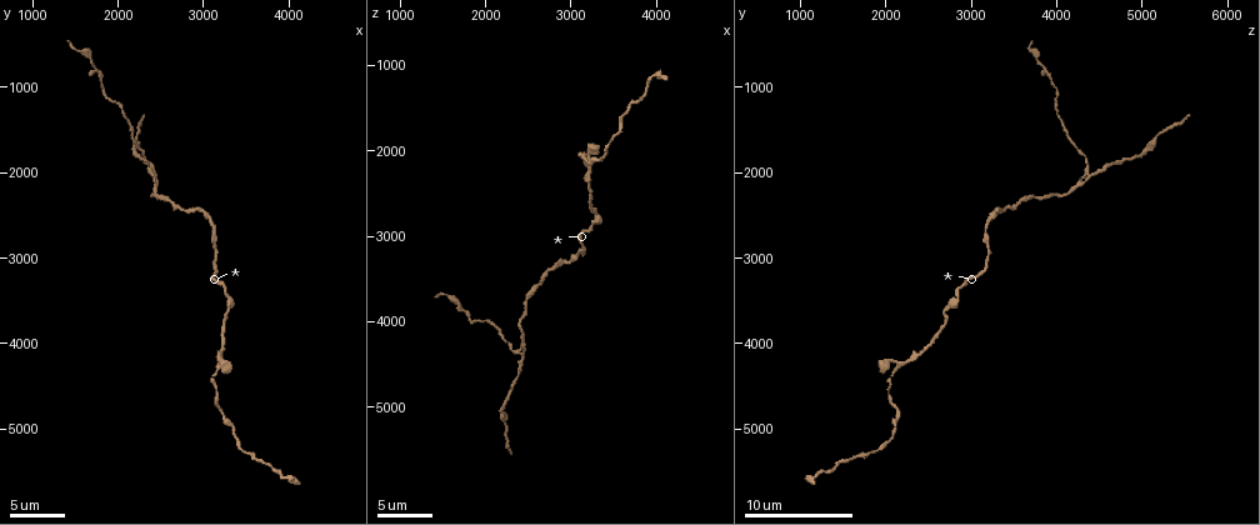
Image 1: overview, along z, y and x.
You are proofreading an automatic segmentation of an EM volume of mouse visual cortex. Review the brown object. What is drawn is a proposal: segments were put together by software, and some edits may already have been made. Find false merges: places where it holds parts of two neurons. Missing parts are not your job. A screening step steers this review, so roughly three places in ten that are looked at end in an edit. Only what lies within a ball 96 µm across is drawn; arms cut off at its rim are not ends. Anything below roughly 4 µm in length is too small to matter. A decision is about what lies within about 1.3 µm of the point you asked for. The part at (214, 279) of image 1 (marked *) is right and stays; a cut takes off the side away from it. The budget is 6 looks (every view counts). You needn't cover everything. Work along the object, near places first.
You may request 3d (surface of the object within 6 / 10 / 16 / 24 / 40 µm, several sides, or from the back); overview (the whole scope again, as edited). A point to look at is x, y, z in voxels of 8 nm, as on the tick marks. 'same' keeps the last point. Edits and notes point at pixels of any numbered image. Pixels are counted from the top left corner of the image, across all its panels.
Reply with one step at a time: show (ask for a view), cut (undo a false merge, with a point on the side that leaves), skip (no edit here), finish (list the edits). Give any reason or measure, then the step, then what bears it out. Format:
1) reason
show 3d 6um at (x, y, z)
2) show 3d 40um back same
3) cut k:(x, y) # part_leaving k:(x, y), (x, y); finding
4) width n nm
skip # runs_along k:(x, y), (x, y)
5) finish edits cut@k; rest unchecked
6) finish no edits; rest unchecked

calibre changes
show 3d 6um at (3150, 4300, 2100)

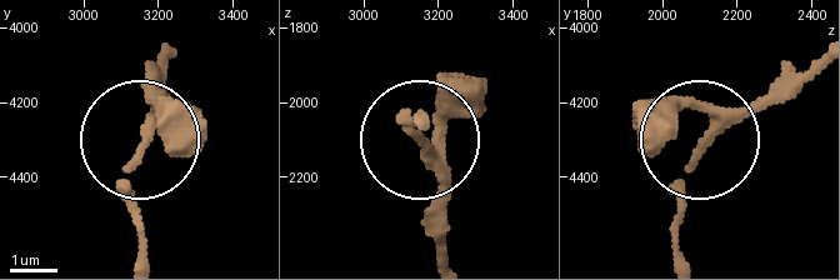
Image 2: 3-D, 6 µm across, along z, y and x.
arms 3
skip # runs_along 2:(809, 70), (714, 130), (678, 190), (678, 249); one neuron here

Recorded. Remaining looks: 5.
calibre changes
show 3d 6um at (2900, 2450, 3300)

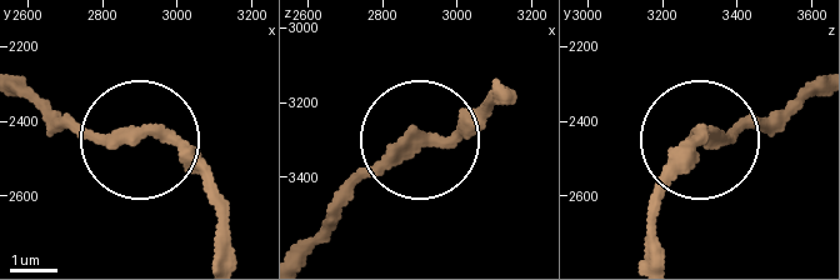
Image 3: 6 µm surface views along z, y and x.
show 3d 6um back at (2900, 2430, 3300)

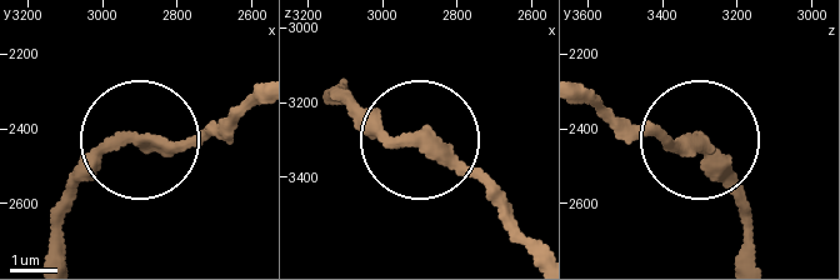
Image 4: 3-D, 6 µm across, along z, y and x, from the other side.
skip # runs_along 4:(54, 254), (103, 159), (150, 135), (230, 135); one neuron here

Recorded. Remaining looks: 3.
three arms meet
show 3d 10um at (2450, 2000, 4400)

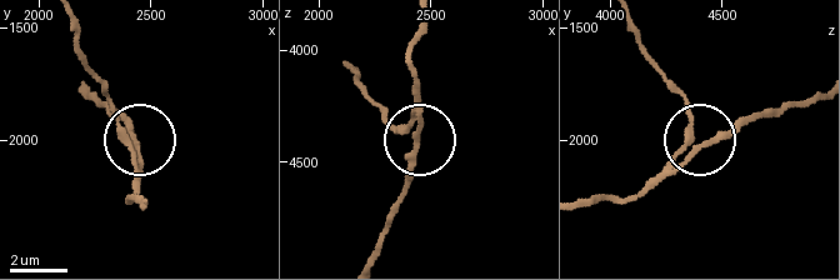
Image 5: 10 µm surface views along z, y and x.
width 230 nm
cut 5:(103, 91) # part_leaving 5:(119, 130), (110, 96), (86, 69), (74, 25); a second neuron is stuck on

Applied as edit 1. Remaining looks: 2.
finish edits cut@5; rest unchecked

